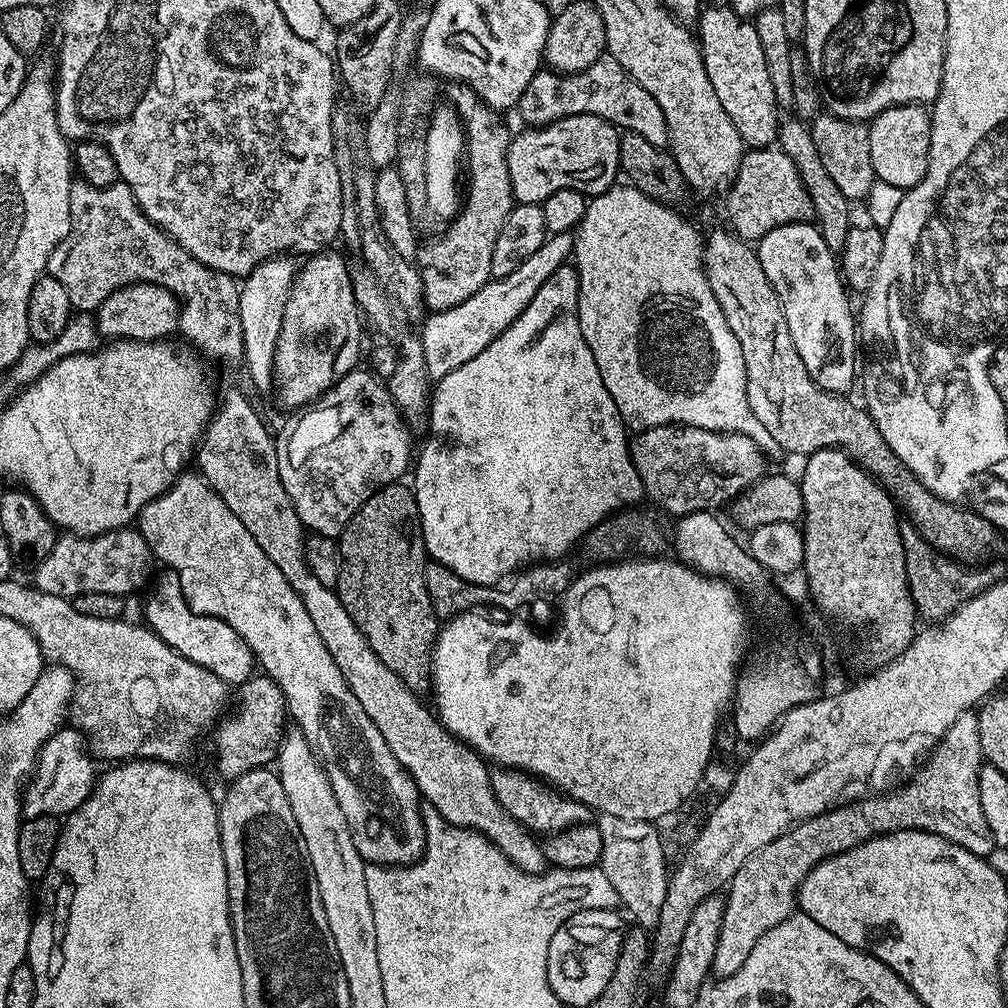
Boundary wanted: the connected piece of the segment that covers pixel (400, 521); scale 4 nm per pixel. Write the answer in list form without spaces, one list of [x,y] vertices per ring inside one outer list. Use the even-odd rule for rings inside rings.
[[[388,484],[376,491],[344,527],[343,534],[338,537],[340,572],[336,589],[346,612],[379,660],[398,674],[412,692],[424,694],[431,687],[432,650],[439,636],[440,620],[425,584],[428,555],[421,534],[416,496],[409,485],[406,487],[403,484]]]

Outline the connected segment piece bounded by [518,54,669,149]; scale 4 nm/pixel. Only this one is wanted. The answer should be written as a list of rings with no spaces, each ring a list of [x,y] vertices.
[[[603,54],[588,69],[574,75],[561,75],[553,70],[541,70],[526,86],[518,105],[518,113],[528,126],[552,124],[567,116],[594,114],[608,120],[617,128],[633,136],[646,138],[654,146],[669,147],[668,127],[662,114],[662,106],[638,86],[638,82],[613,56]]]

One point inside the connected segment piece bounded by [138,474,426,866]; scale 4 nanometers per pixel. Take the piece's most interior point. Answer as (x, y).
(188, 527)

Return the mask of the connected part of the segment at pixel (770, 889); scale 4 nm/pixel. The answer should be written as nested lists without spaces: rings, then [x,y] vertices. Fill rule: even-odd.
[[[966,711],[958,716],[954,724],[946,730],[944,736],[937,742],[916,773],[921,772],[905,788],[900,786],[887,794],[876,794],[871,798],[832,806],[827,812],[810,817],[808,820],[799,821],[787,832],[782,833],[780,837],[774,838],[768,845],[762,846],[745,861],[741,869],[734,874],[731,883],[727,885],[722,930],[718,934],[718,950],[714,950],[712,972],[720,978],[734,975],[742,968],[742,962],[746,962],[750,950],[754,950],[758,938],[762,938],[762,934],[766,934],[766,930],[778,926],[778,922],[782,922],[787,916],[791,916],[797,911],[800,884],[806,878],[806,874],[810,874],[810,870],[814,870],[814,866],[818,866],[826,858],[842,854],[854,846],[873,840],[876,836],[882,836],[885,832],[897,832],[911,828],[923,832],[933,832],[970,850],[975,856],[991,857],[994,845],[990,826],[986,826],[986,818],[982,818],[982,802],[978,802],[978,774],[981,767],[978,718],[975,711]]]

